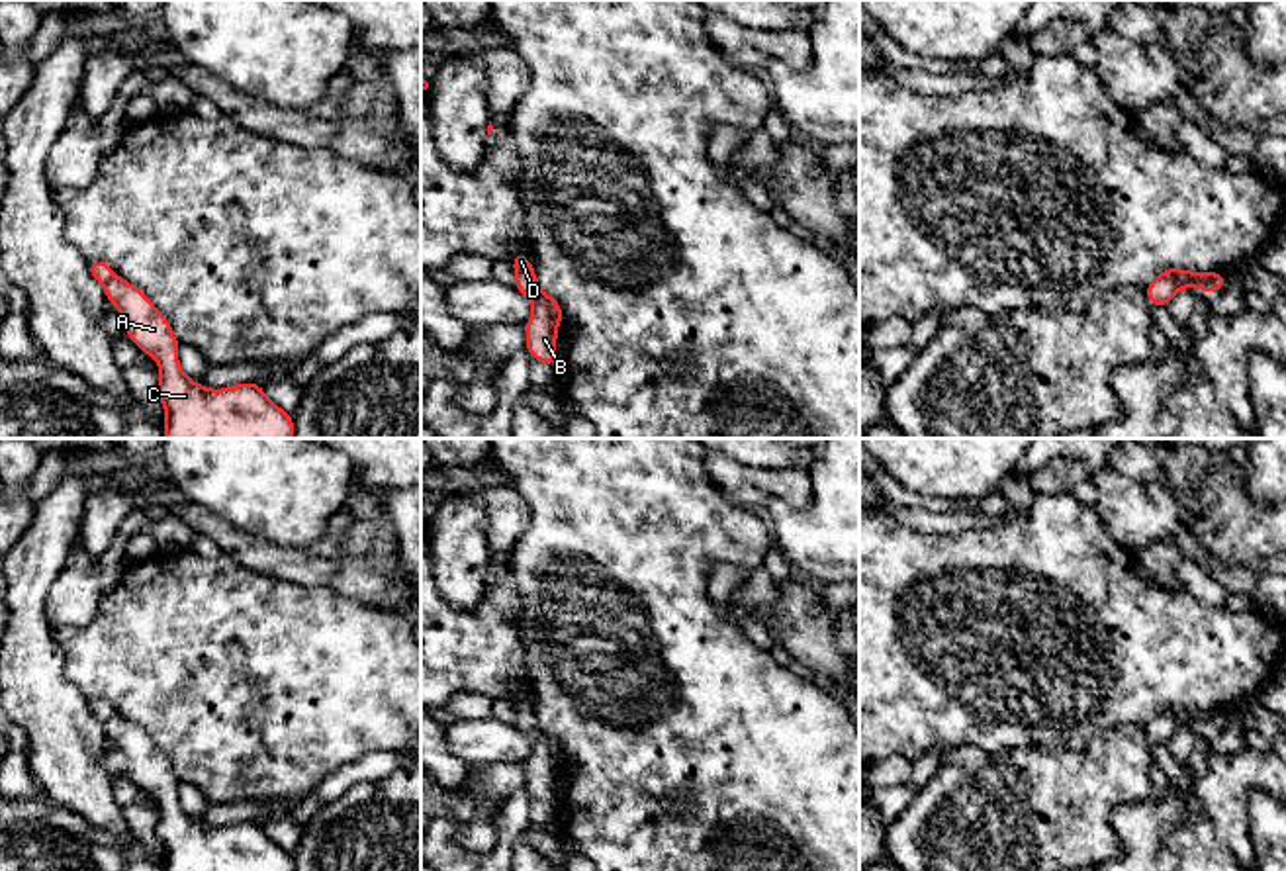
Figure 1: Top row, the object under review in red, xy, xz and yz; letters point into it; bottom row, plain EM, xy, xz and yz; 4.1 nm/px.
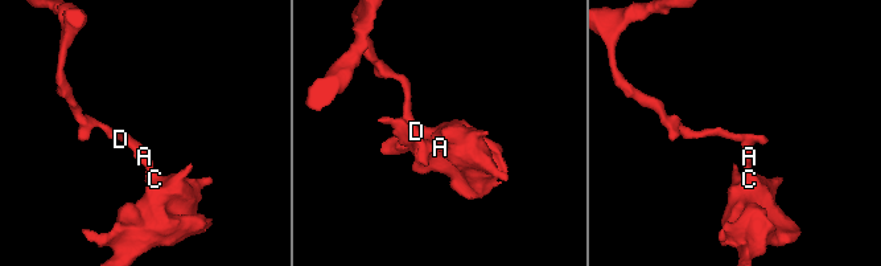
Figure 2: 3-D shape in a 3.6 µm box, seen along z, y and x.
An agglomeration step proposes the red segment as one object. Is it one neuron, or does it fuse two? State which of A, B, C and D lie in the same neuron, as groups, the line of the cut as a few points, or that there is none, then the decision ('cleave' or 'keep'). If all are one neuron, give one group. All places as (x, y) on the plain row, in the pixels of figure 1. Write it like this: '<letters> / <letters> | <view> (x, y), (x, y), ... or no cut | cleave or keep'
A C / B D | xz (543, 733), (556, 762) | cleave

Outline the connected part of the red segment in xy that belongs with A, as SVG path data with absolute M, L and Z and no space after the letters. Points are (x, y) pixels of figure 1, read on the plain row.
M127 718L104 722L108 740L125 756L127 775L157 799L157 834L164 844L164 871L294 871L294 855L253 820L223 828L202 826L178 802L180 779L168 757Z

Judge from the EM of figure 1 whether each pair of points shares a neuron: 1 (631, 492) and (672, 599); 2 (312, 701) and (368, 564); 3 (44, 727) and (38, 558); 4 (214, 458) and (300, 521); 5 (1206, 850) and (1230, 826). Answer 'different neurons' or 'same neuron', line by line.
1: same neuron
2: different neurons
3: same neuron
4: same neuron
5: different neurons

